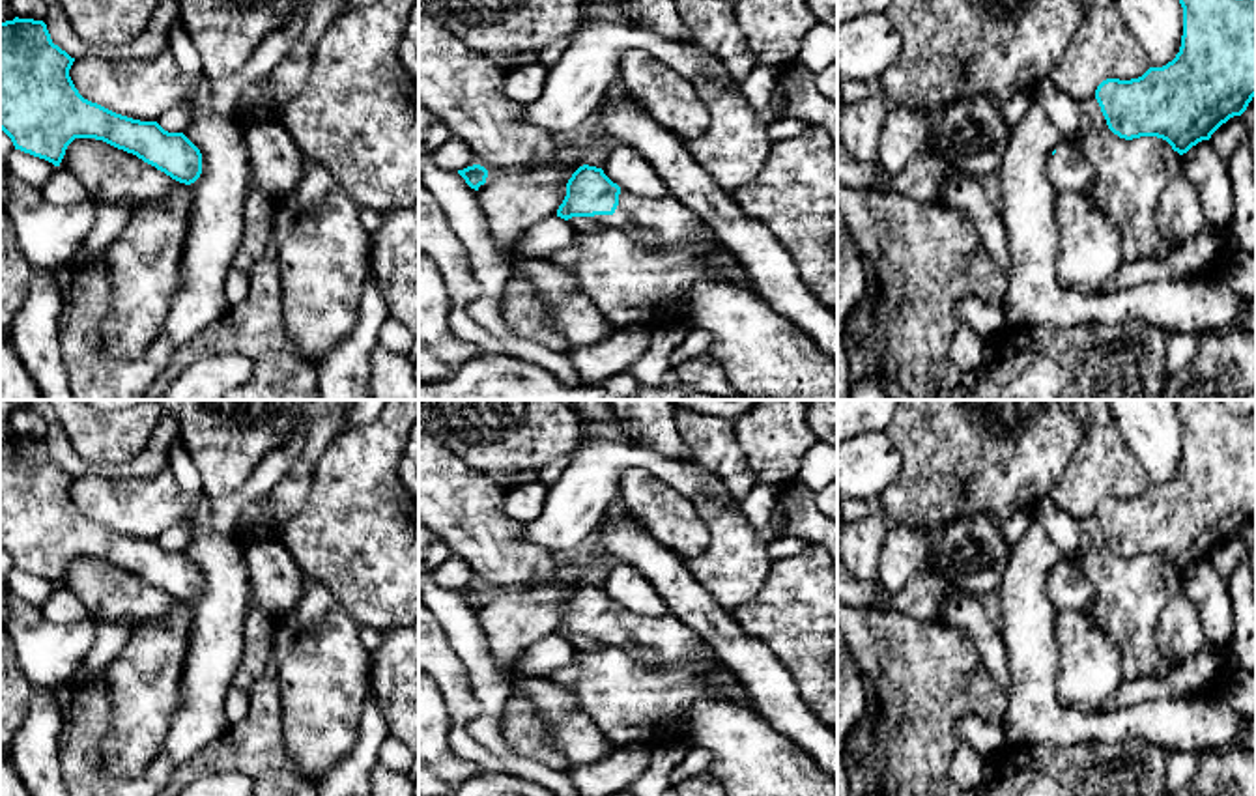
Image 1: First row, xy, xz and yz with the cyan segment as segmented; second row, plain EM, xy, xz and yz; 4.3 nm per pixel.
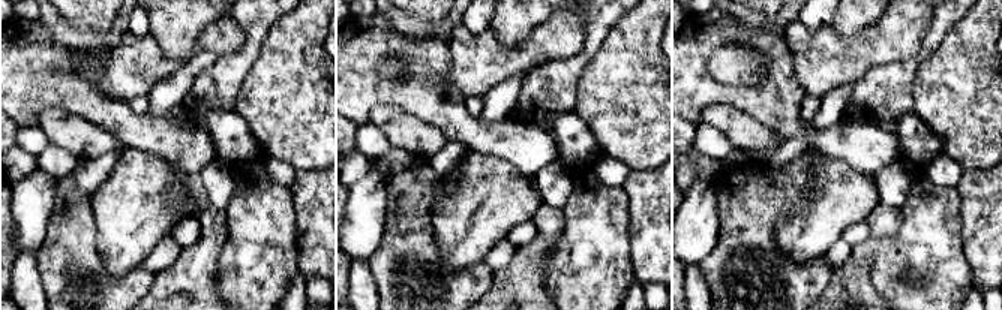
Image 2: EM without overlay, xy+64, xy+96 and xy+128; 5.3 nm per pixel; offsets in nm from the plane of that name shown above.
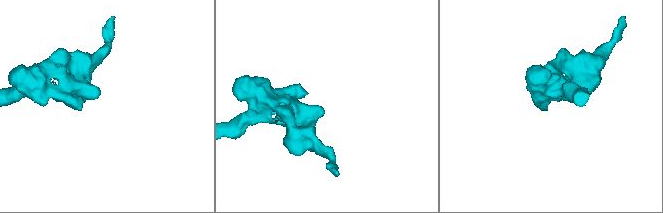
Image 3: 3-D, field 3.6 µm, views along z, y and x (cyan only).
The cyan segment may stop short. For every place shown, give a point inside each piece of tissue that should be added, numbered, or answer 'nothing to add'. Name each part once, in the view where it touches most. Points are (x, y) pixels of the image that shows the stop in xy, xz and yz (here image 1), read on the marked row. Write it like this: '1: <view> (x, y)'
1: xz (655, 225)

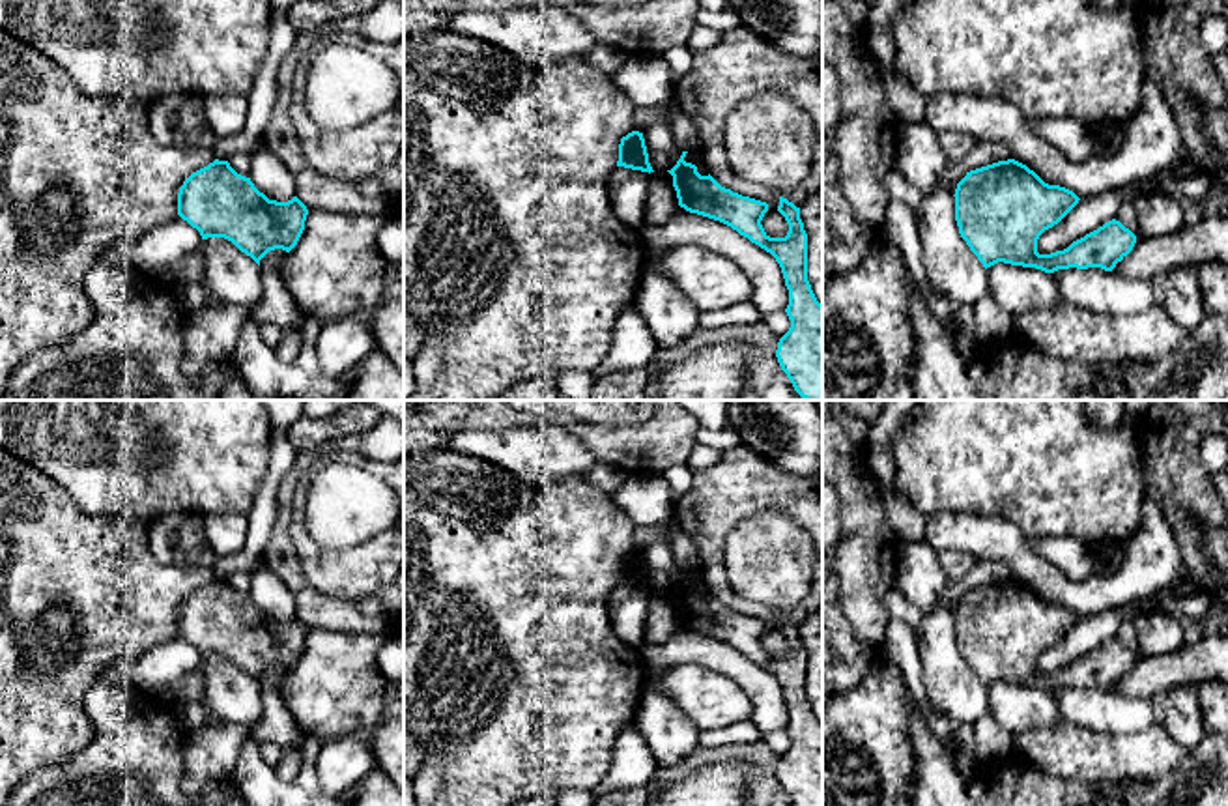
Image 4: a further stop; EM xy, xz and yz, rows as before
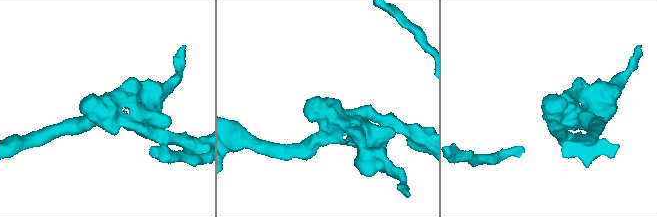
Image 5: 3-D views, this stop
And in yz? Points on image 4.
nothing to add

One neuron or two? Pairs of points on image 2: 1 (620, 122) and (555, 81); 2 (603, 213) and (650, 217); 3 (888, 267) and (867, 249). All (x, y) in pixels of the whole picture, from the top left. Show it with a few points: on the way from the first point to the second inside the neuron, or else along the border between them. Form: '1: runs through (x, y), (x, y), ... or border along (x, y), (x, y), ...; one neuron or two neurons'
1: border along (588, 62), (578, 81), (573, 110); two neurons
2: border along (621, 187), (627, 199), (629, 252); two neurons
3: border along (897, 228), (872, 255), (870, 280), (873, 288); two neurons

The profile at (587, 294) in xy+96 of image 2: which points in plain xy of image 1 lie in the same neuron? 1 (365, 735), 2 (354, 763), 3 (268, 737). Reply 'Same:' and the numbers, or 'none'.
Same: none

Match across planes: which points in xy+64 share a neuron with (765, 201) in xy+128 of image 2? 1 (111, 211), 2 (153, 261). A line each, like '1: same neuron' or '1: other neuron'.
1: other neuron
2: other neuron

